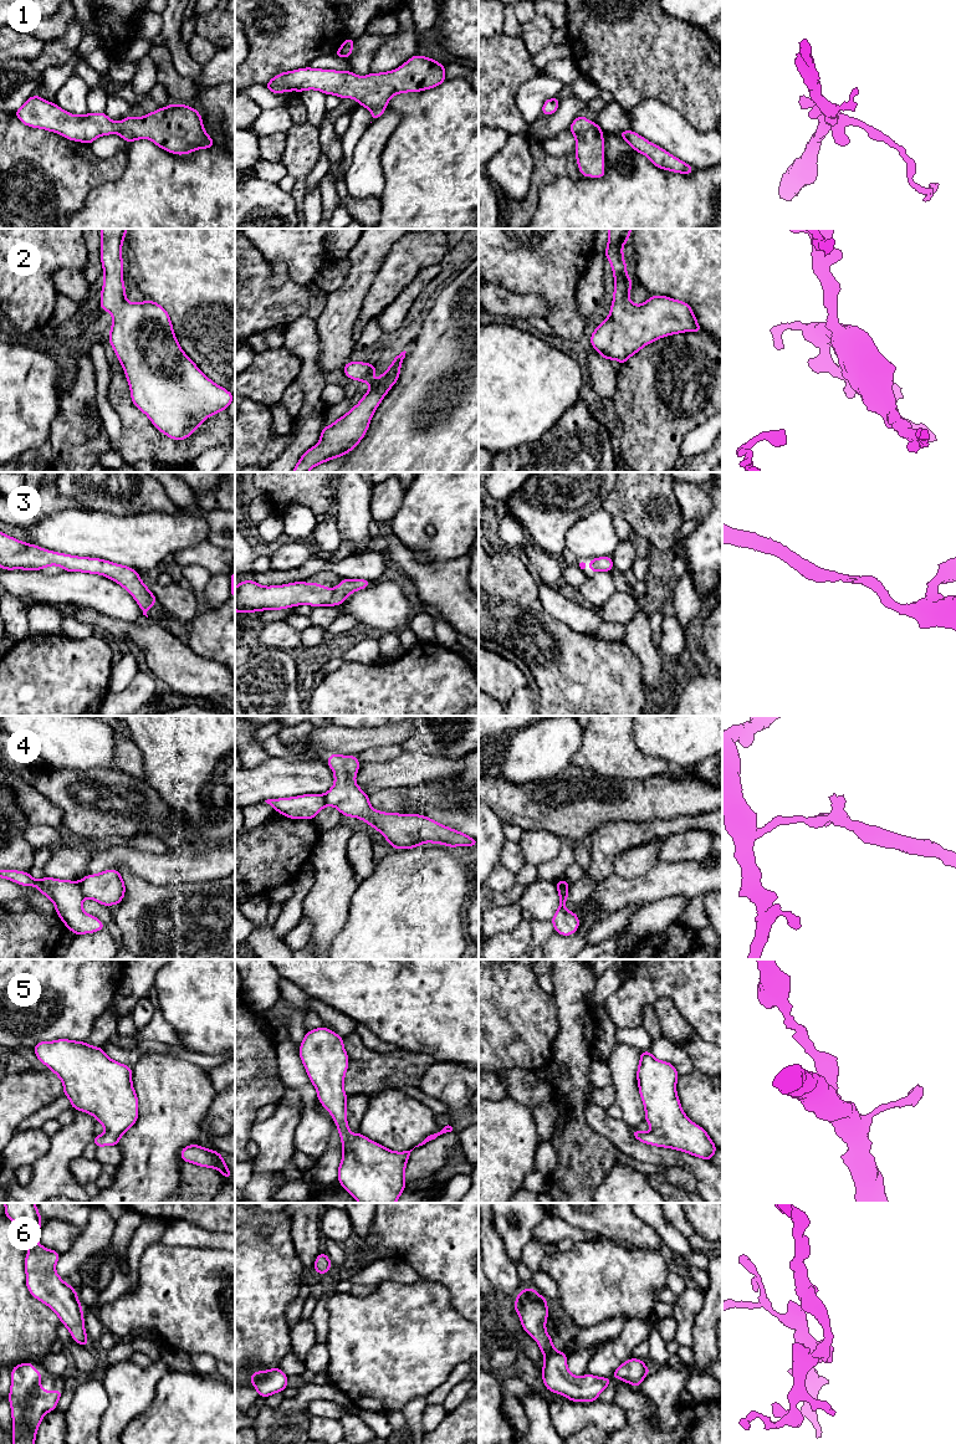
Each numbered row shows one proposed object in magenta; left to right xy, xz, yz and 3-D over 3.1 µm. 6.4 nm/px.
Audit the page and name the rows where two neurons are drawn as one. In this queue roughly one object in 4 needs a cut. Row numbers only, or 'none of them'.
4

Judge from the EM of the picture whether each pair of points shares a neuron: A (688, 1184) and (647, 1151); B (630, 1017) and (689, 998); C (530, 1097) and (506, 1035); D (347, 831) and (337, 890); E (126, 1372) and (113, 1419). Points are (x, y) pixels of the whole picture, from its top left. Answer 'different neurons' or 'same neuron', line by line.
A: different neurons
B: same neuron
C: different neurons
D: same neuron
E: same neuron

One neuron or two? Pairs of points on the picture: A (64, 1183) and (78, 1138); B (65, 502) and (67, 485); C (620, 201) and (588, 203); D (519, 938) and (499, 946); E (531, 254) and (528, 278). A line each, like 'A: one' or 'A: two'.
A: one
B: two
C: one
D: one
E: one

